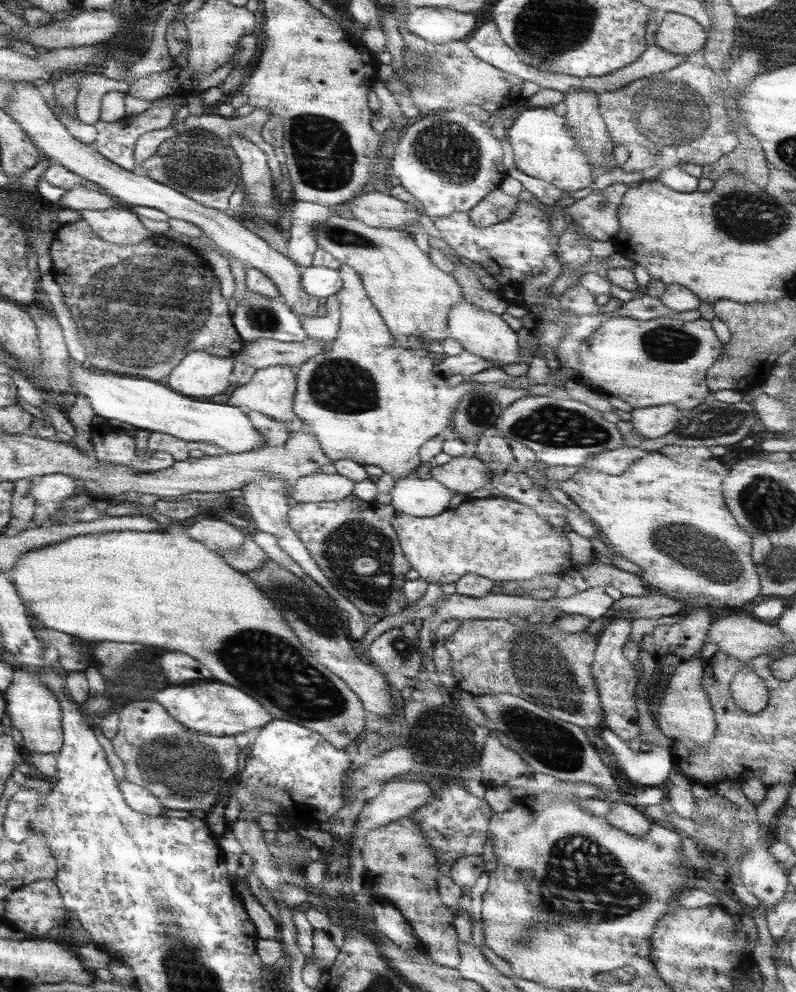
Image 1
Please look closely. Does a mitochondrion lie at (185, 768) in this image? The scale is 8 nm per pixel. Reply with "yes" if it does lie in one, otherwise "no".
yes

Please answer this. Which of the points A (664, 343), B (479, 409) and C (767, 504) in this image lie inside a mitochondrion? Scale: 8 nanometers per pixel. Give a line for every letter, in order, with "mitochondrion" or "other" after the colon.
A: mitochondrion
B: mitochondrion
C: mitochondrion

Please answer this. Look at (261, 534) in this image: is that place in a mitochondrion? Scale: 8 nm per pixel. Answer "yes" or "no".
no

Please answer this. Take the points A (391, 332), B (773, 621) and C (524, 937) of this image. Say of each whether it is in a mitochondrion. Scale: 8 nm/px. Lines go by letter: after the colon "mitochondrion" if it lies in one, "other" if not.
A: other
B: other
C: mitochondrion

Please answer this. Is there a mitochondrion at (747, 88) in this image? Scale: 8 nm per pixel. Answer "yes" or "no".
no

